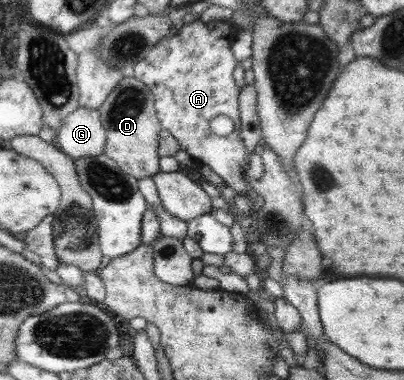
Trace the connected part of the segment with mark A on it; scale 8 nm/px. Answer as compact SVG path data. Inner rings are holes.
M195 20L185 23L181 30L169 39L163 39L157 43L143 60L133 65L133 77L145 83L154 94L155 110L161 125L161 129L167 130L177 140L181 151L185 151L196 164L213 170L223 180L223 183L230 186L235 193L245 196L253 196L250 185L252 181L244 176L244 171L249 168L247 164L247 150L239 138L240 110L239 93L233 70L239 64L233 56L232 44L238 36L238 27L233 26L225 20L211 20L204 23ZM219 115L229 116L235 122L235 130L229 136L217 136L211 132L211 119Z

